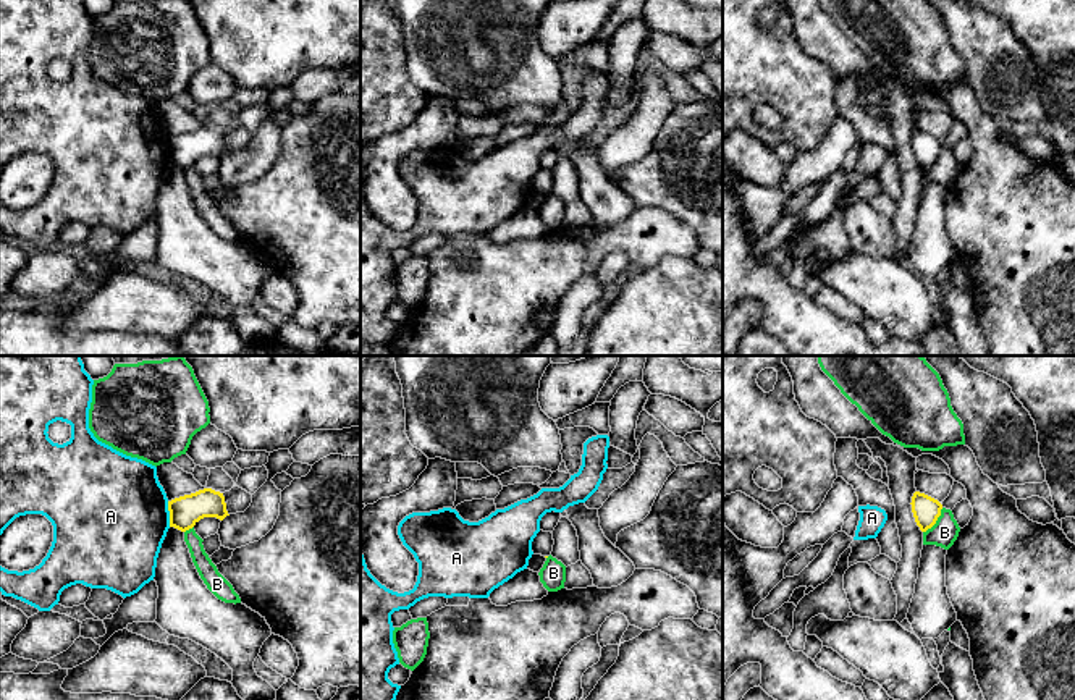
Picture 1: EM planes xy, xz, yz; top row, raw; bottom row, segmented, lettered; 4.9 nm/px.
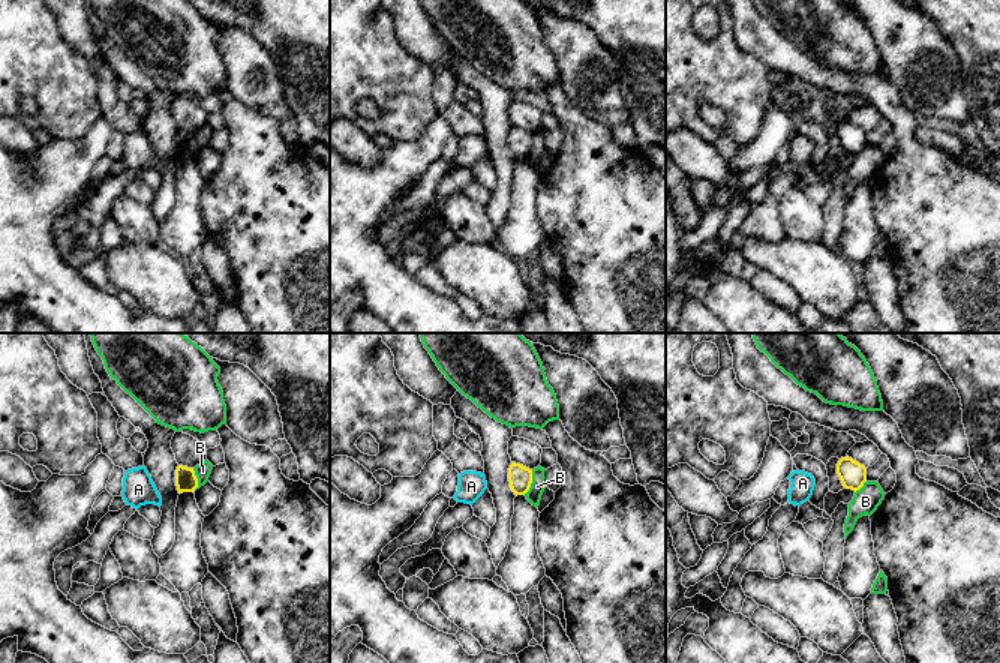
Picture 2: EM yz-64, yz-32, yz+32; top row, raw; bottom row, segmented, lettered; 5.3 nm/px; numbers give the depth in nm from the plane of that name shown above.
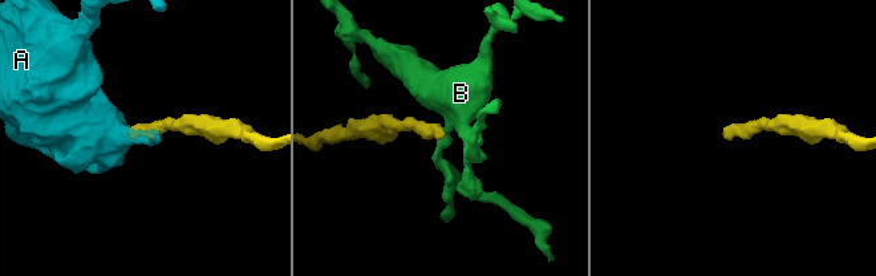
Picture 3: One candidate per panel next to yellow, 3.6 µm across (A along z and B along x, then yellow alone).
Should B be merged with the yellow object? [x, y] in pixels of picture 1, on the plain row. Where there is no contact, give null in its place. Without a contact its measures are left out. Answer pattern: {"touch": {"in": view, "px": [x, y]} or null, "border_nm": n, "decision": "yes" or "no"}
{"touch": {"in": "yz", "px": [936, 157]}, "border_nm": 160, "decision": "no"}

